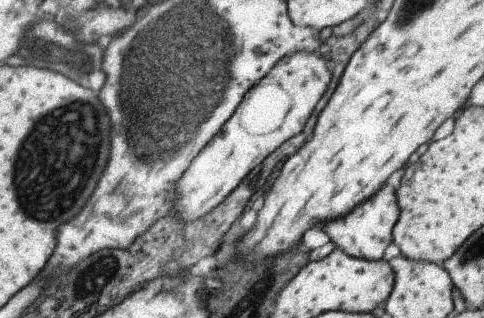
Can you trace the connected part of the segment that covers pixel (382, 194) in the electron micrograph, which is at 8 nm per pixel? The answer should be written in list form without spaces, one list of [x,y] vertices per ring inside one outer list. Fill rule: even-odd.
[[[381,186],[381,190],[377,190],[373,196],[361,201],[345,216],[325,222],[323,230],[327,232],[329,241],[345,254],[376,261],[383,256],[383,250],[392,241],[392,226],[397,220],[398,212],[395,190],[391,186]]]

